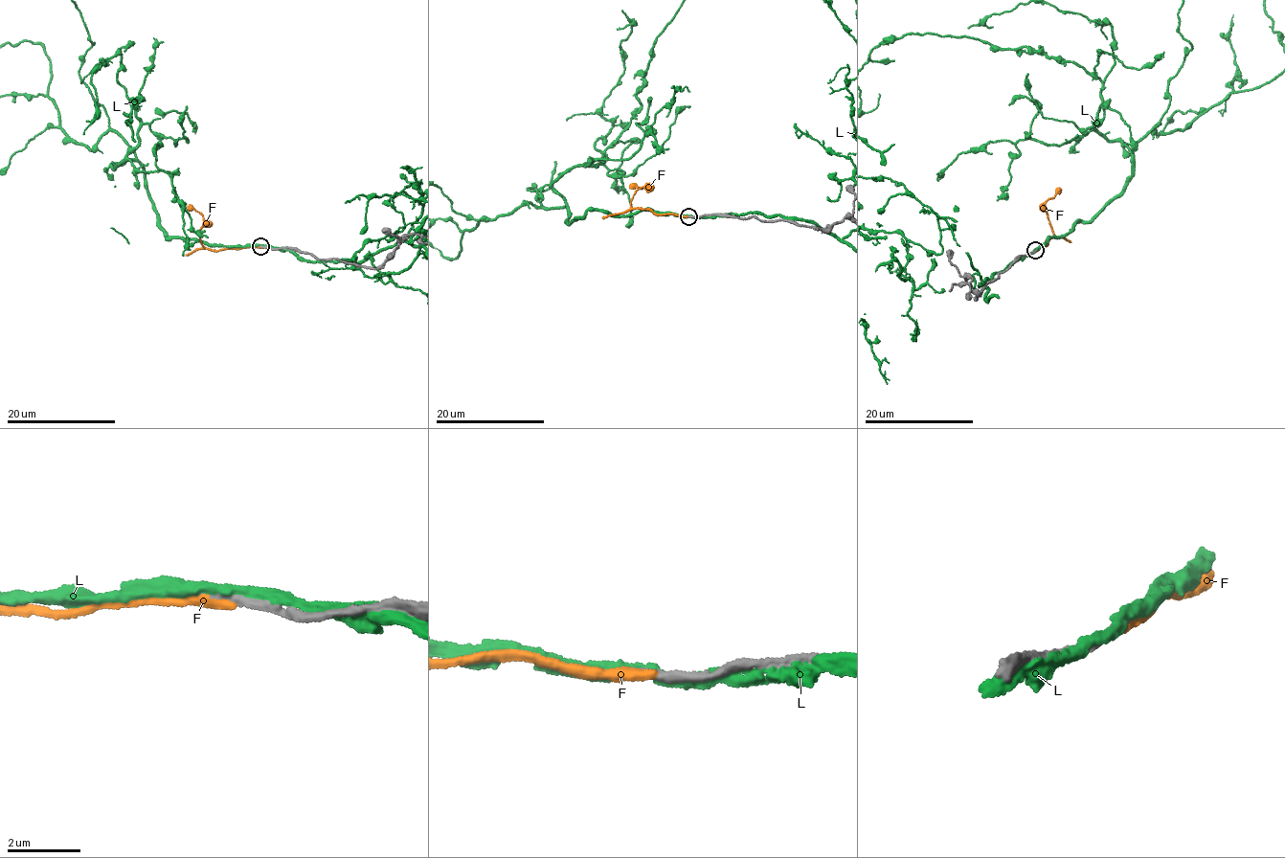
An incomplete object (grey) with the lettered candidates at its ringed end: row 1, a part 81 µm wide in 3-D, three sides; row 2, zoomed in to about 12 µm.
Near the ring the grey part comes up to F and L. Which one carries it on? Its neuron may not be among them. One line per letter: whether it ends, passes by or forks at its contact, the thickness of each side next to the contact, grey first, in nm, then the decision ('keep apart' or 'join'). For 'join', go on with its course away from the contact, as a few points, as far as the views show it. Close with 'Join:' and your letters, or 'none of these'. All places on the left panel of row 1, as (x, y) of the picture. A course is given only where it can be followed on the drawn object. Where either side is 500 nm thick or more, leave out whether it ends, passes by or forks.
F: it ends; calibres 280 and 340 nm; join; course (262, 246), (207, 249), (200, 242), (198, 234), (203, 220), (199, 213), (188, 205)
L: it passes by; calibres 240 and 300 nm; keep apart
Join: F

